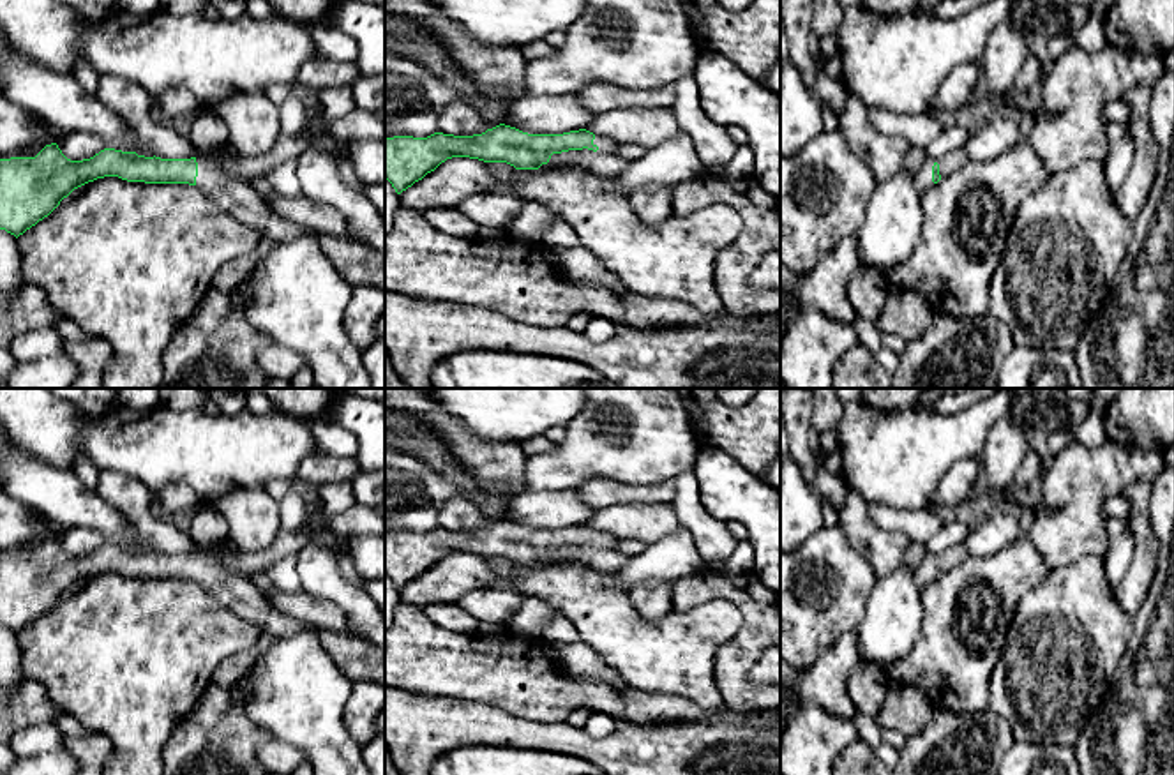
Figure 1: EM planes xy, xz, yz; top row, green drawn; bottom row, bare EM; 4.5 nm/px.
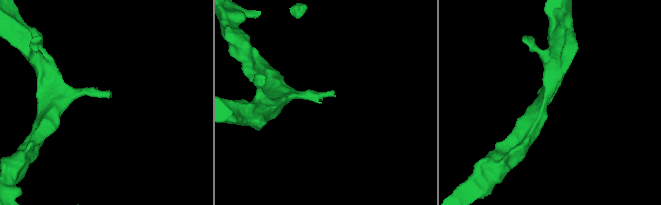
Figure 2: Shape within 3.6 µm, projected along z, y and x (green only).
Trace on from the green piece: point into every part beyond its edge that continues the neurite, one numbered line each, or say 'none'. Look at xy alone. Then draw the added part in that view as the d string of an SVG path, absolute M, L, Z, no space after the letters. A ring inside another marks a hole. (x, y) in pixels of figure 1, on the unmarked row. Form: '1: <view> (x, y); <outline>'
1: xy (240, 595); M196 553L196 558L196 583L208 590L231 613L258 625L261 634L290 639L307 627L274 607L249 577L224 568L207 553Z

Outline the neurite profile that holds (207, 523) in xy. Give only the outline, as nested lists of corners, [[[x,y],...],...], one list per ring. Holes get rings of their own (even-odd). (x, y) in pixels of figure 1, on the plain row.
[[[199,507],[192,512],[187,533],[196,542],[217,542],[230,537],[230,526],[226,517],[214,507]]]

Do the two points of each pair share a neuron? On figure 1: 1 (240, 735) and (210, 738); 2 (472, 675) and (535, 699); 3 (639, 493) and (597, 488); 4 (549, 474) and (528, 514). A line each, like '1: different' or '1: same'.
1: same
2: same
3: same
4: different

